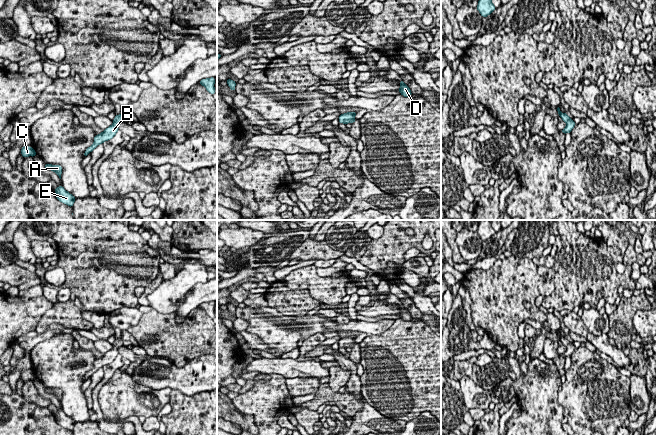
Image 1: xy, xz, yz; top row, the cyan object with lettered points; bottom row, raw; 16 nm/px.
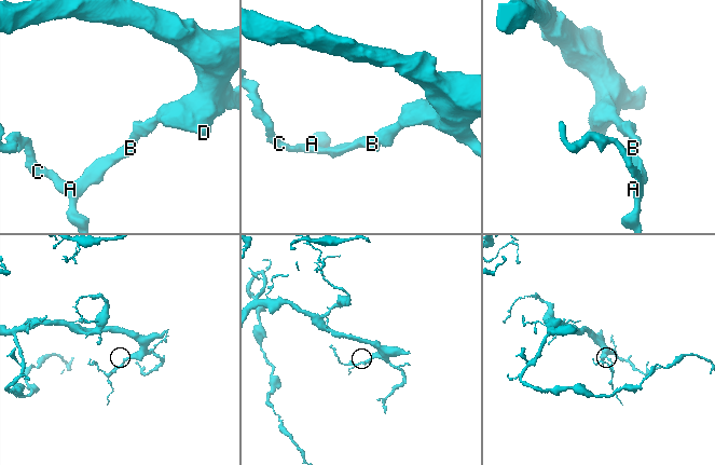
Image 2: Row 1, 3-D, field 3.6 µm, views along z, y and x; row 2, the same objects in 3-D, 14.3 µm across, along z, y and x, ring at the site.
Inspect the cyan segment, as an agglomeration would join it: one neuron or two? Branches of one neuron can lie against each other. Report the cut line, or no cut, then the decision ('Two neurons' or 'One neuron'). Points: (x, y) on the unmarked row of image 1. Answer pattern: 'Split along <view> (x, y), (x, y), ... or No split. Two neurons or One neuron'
No split. One neuron

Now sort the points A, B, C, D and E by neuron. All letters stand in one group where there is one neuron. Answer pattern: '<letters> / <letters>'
A B C D E

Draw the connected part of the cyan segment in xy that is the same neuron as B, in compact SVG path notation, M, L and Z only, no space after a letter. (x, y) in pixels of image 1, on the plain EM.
M127 330L122 331L122 337L115 340L113 348L106 352L99 359L96 359L94 361L94 367L92 370L86 373L84 381L86 381L90 376L92 376L99 368L102 368L103 366L112 363L119 354L118 348L123 345L124 341L129 341L130 339L133 339L133 335L130 334Z

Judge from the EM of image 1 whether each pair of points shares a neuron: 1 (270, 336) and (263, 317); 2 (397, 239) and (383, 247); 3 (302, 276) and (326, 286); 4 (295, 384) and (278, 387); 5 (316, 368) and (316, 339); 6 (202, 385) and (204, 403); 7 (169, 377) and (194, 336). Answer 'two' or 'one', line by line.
1: one
2: one
3: one
4: two
5: two
6: two
7: two

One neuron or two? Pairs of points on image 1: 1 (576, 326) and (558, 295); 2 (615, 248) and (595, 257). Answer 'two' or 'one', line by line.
1: two
2: two

